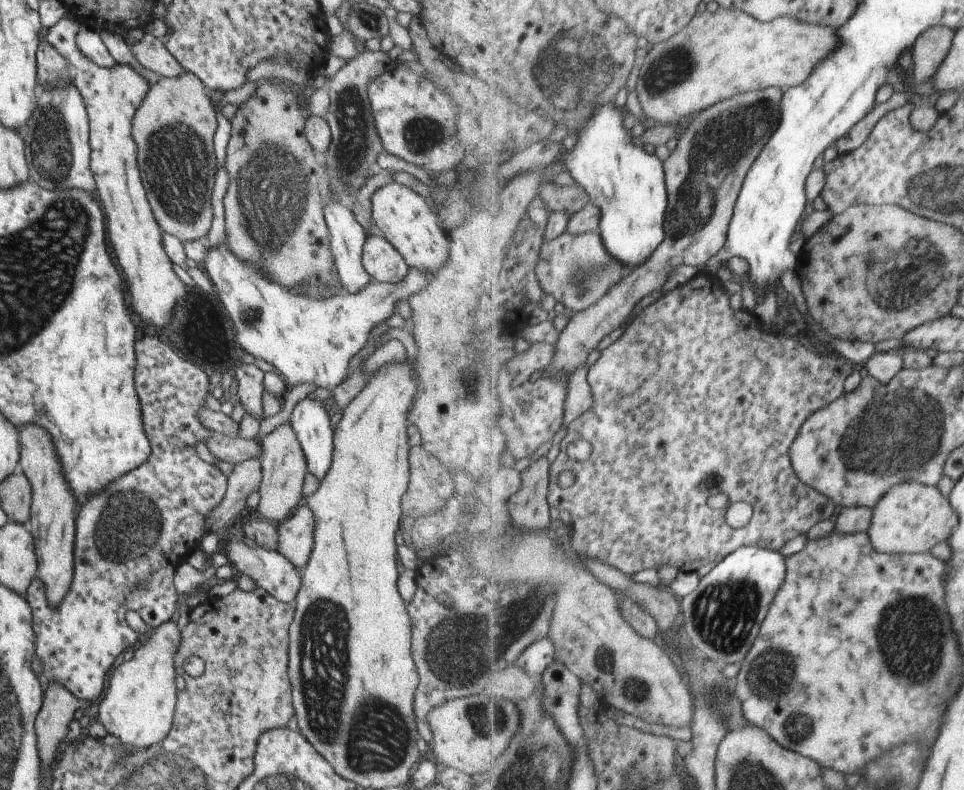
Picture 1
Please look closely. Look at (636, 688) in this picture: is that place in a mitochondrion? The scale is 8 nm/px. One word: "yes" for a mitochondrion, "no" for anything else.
yes

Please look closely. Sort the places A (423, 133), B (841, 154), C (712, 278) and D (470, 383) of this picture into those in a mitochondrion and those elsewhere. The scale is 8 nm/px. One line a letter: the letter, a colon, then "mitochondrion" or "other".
A: mitochondrion
B: other
C: other
D: mitochondrion

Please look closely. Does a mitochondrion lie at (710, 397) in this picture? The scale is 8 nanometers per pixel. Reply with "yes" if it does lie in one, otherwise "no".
no

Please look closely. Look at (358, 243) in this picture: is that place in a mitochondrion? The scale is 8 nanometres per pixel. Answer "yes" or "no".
no

